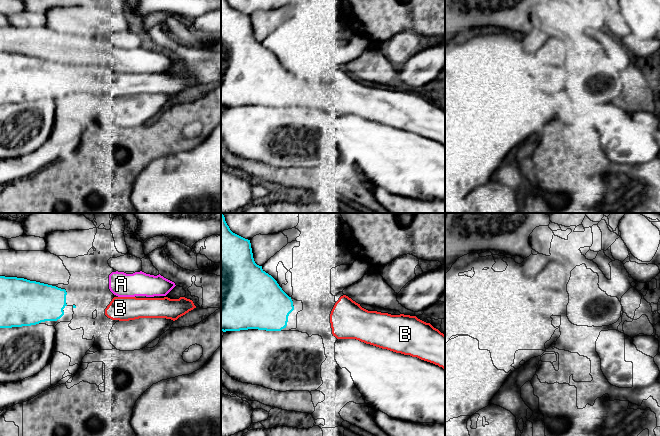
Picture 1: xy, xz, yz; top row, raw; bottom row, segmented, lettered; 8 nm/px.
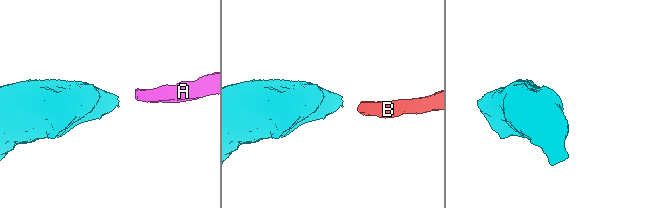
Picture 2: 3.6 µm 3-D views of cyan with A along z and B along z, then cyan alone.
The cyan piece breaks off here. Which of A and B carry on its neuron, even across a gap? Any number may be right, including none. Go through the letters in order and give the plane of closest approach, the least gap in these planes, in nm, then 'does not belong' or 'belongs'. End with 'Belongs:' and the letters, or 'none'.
A: view xy; gap 300 nm; does not belong
B: view xy; gap 240 nm; belongs
Belongs: B

